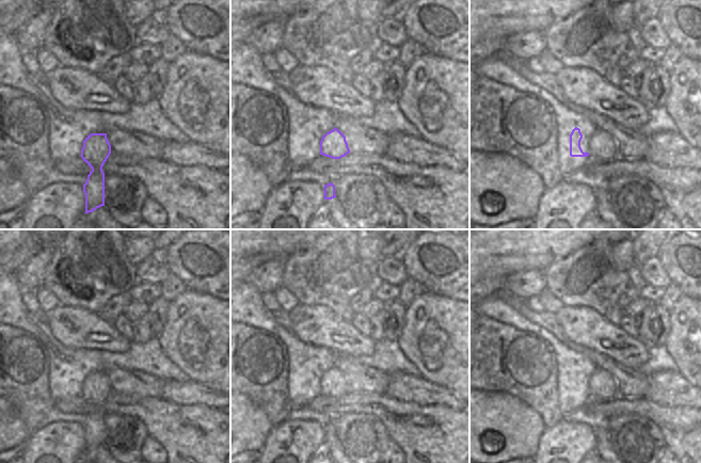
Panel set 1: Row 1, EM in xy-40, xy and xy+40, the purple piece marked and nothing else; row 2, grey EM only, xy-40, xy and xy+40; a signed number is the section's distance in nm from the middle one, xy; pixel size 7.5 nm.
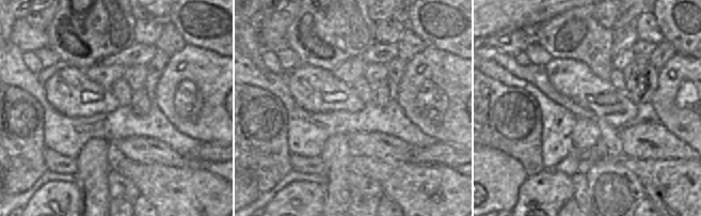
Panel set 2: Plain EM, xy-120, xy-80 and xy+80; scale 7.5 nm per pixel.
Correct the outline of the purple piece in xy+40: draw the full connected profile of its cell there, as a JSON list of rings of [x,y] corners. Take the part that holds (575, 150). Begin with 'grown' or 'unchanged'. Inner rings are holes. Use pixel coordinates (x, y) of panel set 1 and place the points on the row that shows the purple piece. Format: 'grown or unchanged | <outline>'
grown | [[[575,127],[570,134],[570,156],[588,157],[591,153],[591,139]]]

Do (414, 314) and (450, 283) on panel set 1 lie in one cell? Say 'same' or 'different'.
different

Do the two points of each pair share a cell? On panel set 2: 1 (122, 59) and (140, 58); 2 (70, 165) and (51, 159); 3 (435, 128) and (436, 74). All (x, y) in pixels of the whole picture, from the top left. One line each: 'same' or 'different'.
1: same
2: same
3: same

